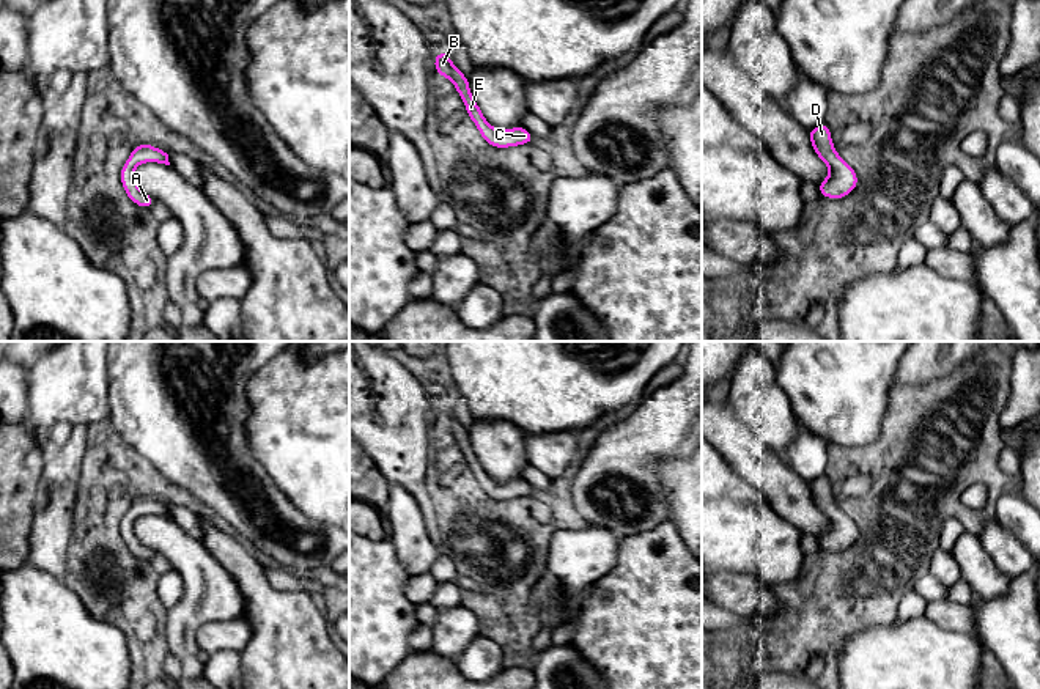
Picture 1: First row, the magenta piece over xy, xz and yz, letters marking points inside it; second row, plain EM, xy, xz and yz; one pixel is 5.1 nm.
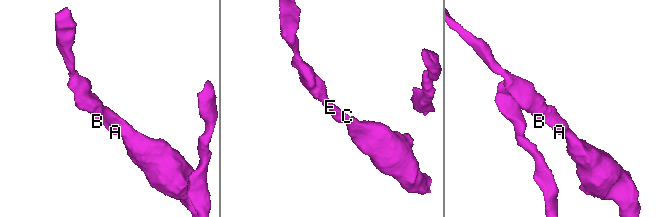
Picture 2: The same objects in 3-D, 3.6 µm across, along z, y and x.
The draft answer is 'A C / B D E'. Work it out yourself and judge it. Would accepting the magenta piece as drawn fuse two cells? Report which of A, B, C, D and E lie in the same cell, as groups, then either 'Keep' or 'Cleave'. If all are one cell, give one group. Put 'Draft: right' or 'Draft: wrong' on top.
Draft: wrong
Groups: A B C D E. Keep

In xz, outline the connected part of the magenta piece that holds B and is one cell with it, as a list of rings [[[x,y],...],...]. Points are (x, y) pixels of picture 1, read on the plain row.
[[[447,404],[436,406],[434,422],[441,429],[447,429],[452,433],[464,455],[467,469],[478,480],[480,488],[488,497],[494,500],[510,500],[518,497],[527,497],[535,492],[535,489],[522,478],[511,480],[507,483],[494,481],[483,469],[478,456],[474,451],[472,444],[469,440],[469,431],[453,417]]]

